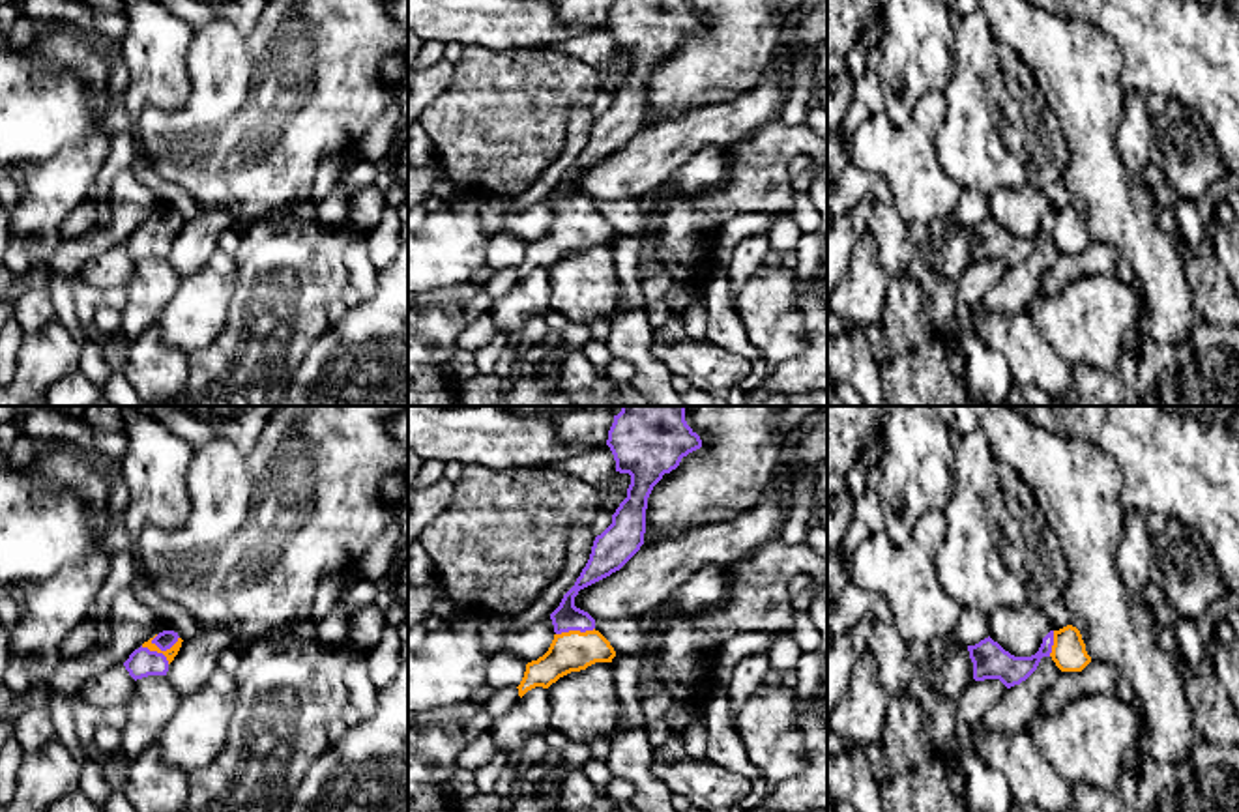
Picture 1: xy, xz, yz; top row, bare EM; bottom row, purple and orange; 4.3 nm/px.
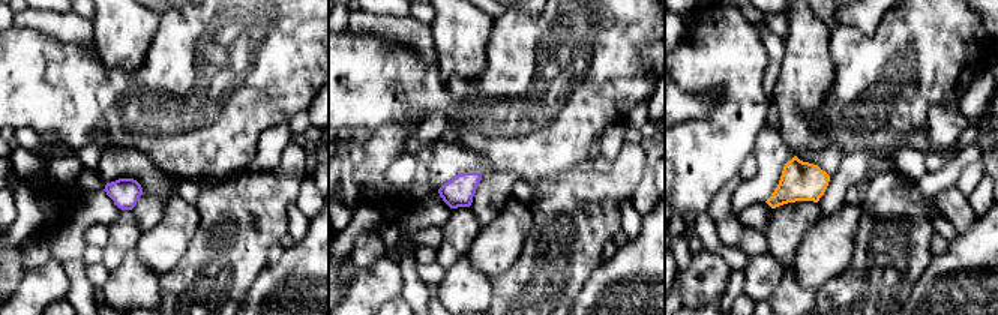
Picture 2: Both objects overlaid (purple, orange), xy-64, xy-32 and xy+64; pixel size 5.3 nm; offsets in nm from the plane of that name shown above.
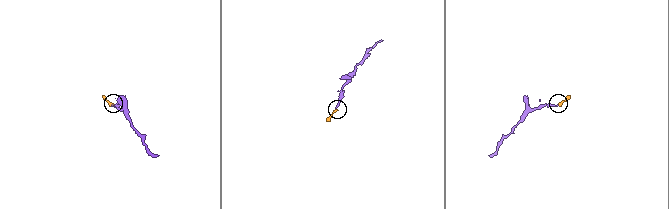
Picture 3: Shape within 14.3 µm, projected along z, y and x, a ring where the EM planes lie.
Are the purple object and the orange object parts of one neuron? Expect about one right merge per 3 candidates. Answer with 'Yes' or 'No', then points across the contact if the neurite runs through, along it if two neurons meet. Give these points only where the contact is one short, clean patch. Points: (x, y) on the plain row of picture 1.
Yes. Path across: xy (167, 219), (160, 229), (173, 232)

